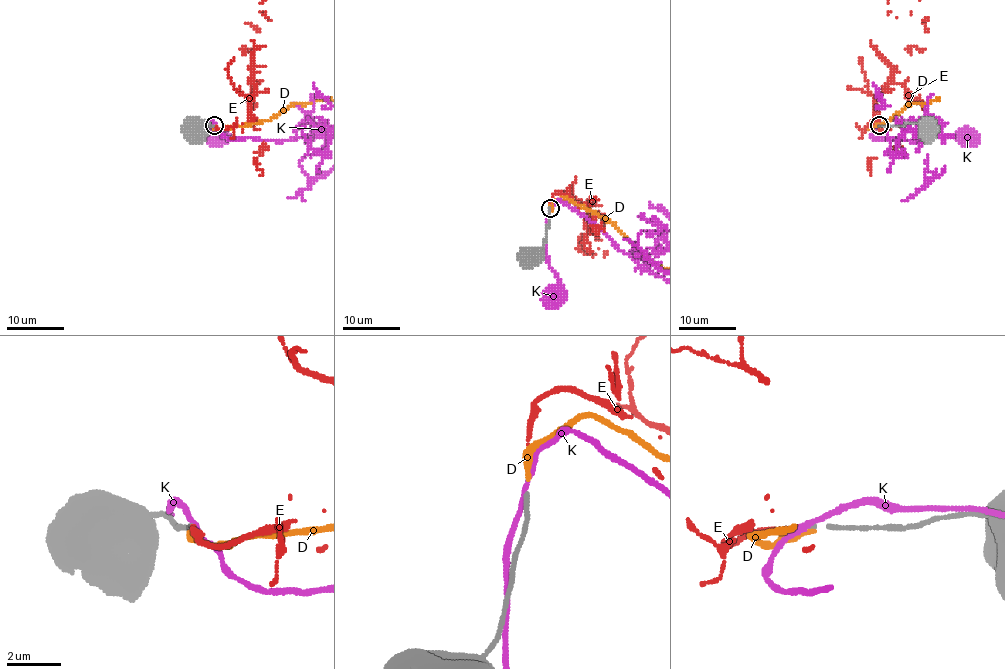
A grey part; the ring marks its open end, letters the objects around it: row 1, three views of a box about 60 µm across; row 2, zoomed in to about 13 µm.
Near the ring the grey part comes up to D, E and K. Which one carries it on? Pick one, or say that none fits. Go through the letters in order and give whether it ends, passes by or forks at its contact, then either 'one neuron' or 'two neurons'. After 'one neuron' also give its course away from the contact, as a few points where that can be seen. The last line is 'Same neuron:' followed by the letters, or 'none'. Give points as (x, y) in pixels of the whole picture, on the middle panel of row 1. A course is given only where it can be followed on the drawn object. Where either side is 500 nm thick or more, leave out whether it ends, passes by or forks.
D: it ends; two neurons
E: it ends; one neuron; course (550, 208), (558, 191), (584, 201), (580, 250), (591, 256), (584, 251), (603, 243), (590, 228), (600, 227)
K: it passes by; two neurons
Same neuron: E

